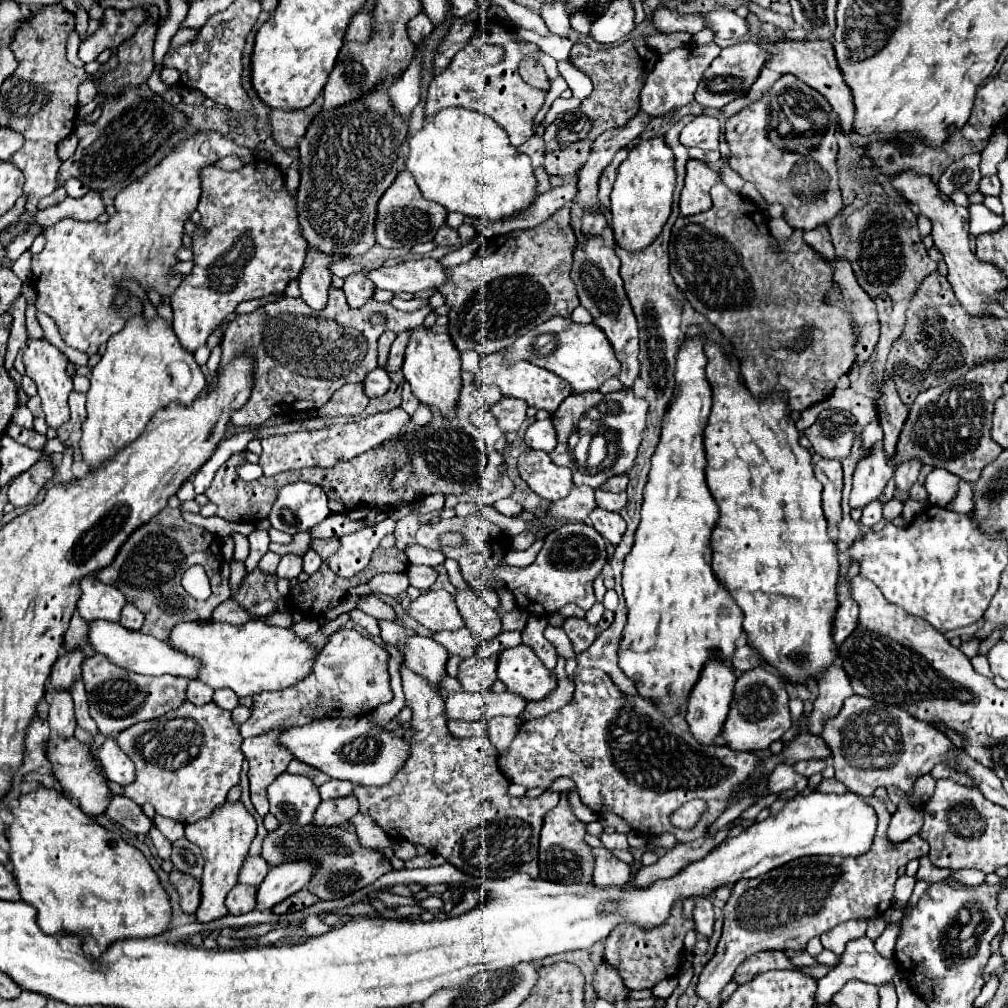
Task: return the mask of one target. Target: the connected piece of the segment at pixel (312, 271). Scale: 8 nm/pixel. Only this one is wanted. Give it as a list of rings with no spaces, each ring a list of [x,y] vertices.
[[[307,250],[307,258],[309,258],[309,264],[303,266],[299,274],[301,298],[313,310],[323,310],[331,288],[331,272],[327,270],[327,266],[331,264],[331,258],[327,258],[327,254],[323,252],[315,254],[315,250]]]

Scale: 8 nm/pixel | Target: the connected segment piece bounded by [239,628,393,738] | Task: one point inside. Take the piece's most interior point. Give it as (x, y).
(350, 678)

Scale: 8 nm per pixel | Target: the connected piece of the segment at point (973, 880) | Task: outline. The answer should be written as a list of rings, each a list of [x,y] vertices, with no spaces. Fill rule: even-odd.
[[[955,870],[949,874],[947,880],[957,882],[961,886],[977,886],[983,882],[983,878],[985,878],[985,874],[977,872],[977,870]]]

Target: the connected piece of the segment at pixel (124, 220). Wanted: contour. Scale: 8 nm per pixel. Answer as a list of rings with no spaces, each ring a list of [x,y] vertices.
[[[197,132],[195,136],[181,140],[175,144],[175,148],[153,168],[149,168],[137,182],[131,182],[125,186],[117,196],[115,196],[115,208],[117,214],[111,216],[105,224],[99,222],[79,222],[65,218],[57,222],[55,226],[49,226],[43,230],[45,234],[45,248],[41,254],[35,254],[31,260],[31,284],[35,286],[39,300],[37,300],[37,310],[45,312],[49,318],[59,328],[61,338],[65,344],[93,356],[97,354],[99,346],[105,344],[113,334],[121,332],[125,326],[125,320],[131,314],[137,314],[143,310],[143,304],[137,296],[131,294],[131,300],[123,308],[113,308],[113,296],[121,288],[115,286],[117,280],[123,278],[135,278],[141,282],[141,286],[153,288],[161,296],[171,296],[173,290],[179,286],[181,276],[169,276],[169,270],[177,264],[177,250],[181,246],[183,238],[183,224],[189,218],[189,212],[197,208],[199,196],[201,196],[201,180],[199,180],[199,170],[203,166],[215,164],[219,158],[229,156],[229,154],[239,154],[243,162],[251,162],[255,156],[249,148],[237,146],[229,138],[221,136],[219,132]]]

